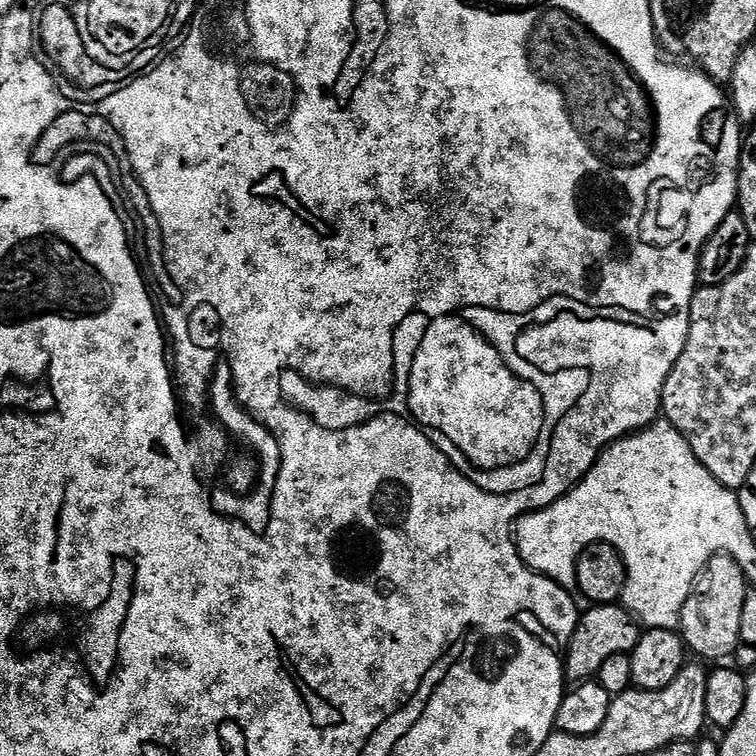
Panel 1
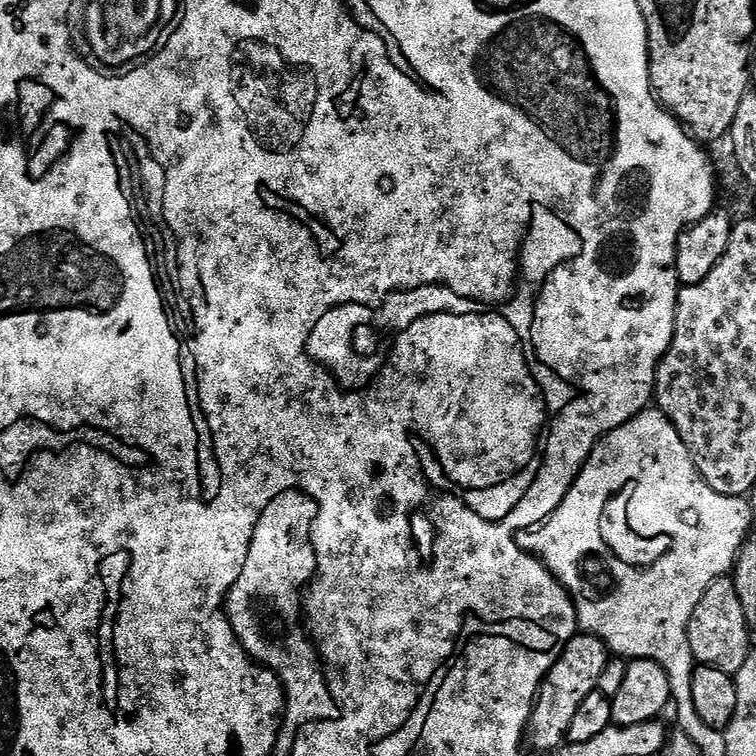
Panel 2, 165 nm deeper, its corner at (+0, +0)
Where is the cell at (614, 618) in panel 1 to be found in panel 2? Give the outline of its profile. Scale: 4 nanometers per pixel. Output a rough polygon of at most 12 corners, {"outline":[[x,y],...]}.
{"outline":[[577,634],[540,683],[526,740],[563,748],[610,653]]}

